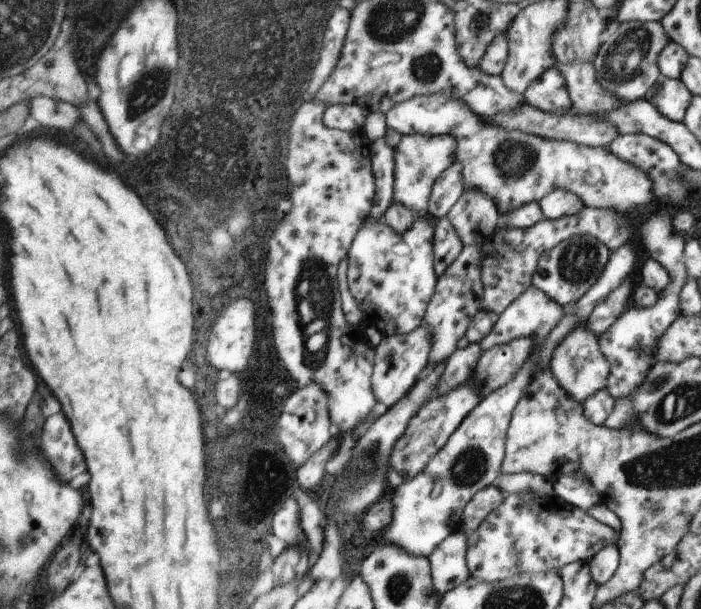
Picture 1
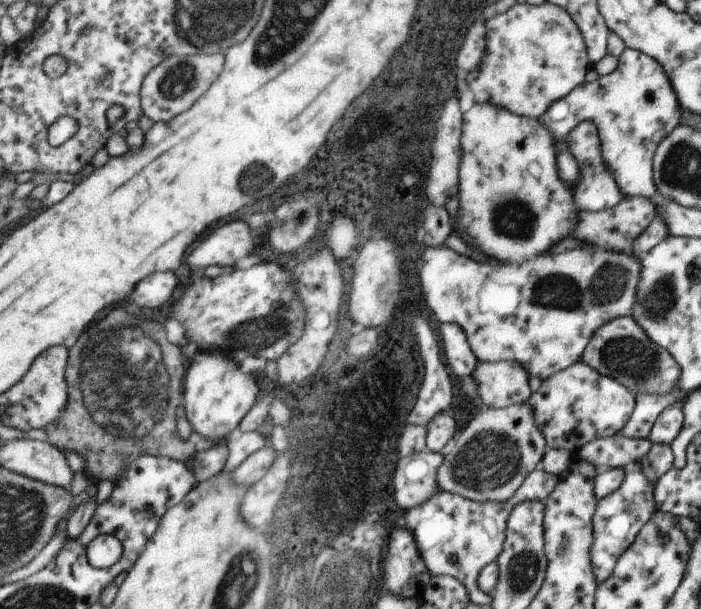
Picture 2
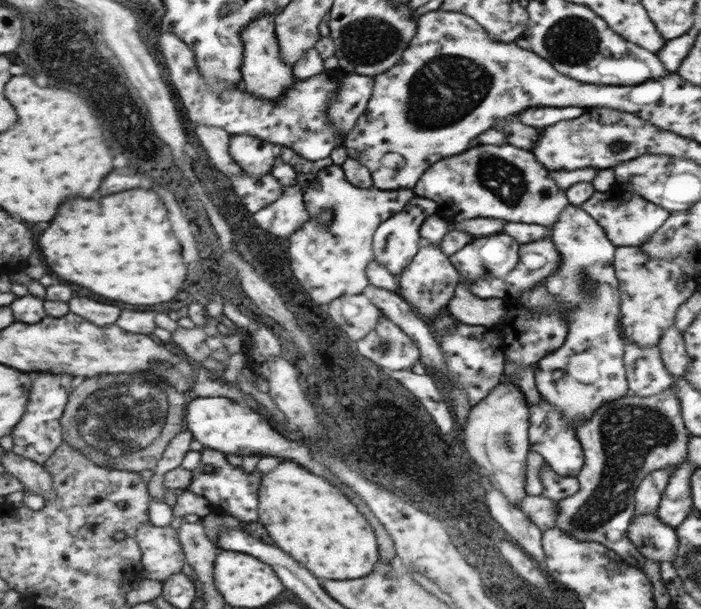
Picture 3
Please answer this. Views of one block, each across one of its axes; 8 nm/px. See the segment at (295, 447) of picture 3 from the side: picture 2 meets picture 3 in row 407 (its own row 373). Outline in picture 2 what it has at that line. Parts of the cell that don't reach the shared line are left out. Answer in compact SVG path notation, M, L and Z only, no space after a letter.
M217 352L195 354L183 378L183 418L191 426L193 440L203 438L211 444L219 444L219 438L235 430L241 418L251 408L257 386L249 378L249 374L241 374L237 368L239 366Z

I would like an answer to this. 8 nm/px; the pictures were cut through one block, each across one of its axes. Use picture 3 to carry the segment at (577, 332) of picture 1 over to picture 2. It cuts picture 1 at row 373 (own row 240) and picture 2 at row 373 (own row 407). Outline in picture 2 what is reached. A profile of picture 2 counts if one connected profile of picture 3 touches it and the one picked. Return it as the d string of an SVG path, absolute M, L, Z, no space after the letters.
M579 360L577 364L543 378L533 396L529 396L529 408L533 410L537 430L545 434L549 450L567 448L571 452L581 452L591 440L617 436L617 432L625 430L629 416L633 416L635 394L629 394L619 380L599 374L589 362Z

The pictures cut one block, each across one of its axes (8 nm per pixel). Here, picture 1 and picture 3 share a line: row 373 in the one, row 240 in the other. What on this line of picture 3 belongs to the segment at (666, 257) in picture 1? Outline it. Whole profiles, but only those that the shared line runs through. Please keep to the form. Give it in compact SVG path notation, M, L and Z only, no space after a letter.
M595 192L585 204L579 206L589 218L595 218L597 224L603 228L607 238L615 244L615 248L621 246L643 246L649 238L655 236L655 232L669 220L669 212L659 208L657 204L633 194L633 192L621 192L613 194L609 192Z

